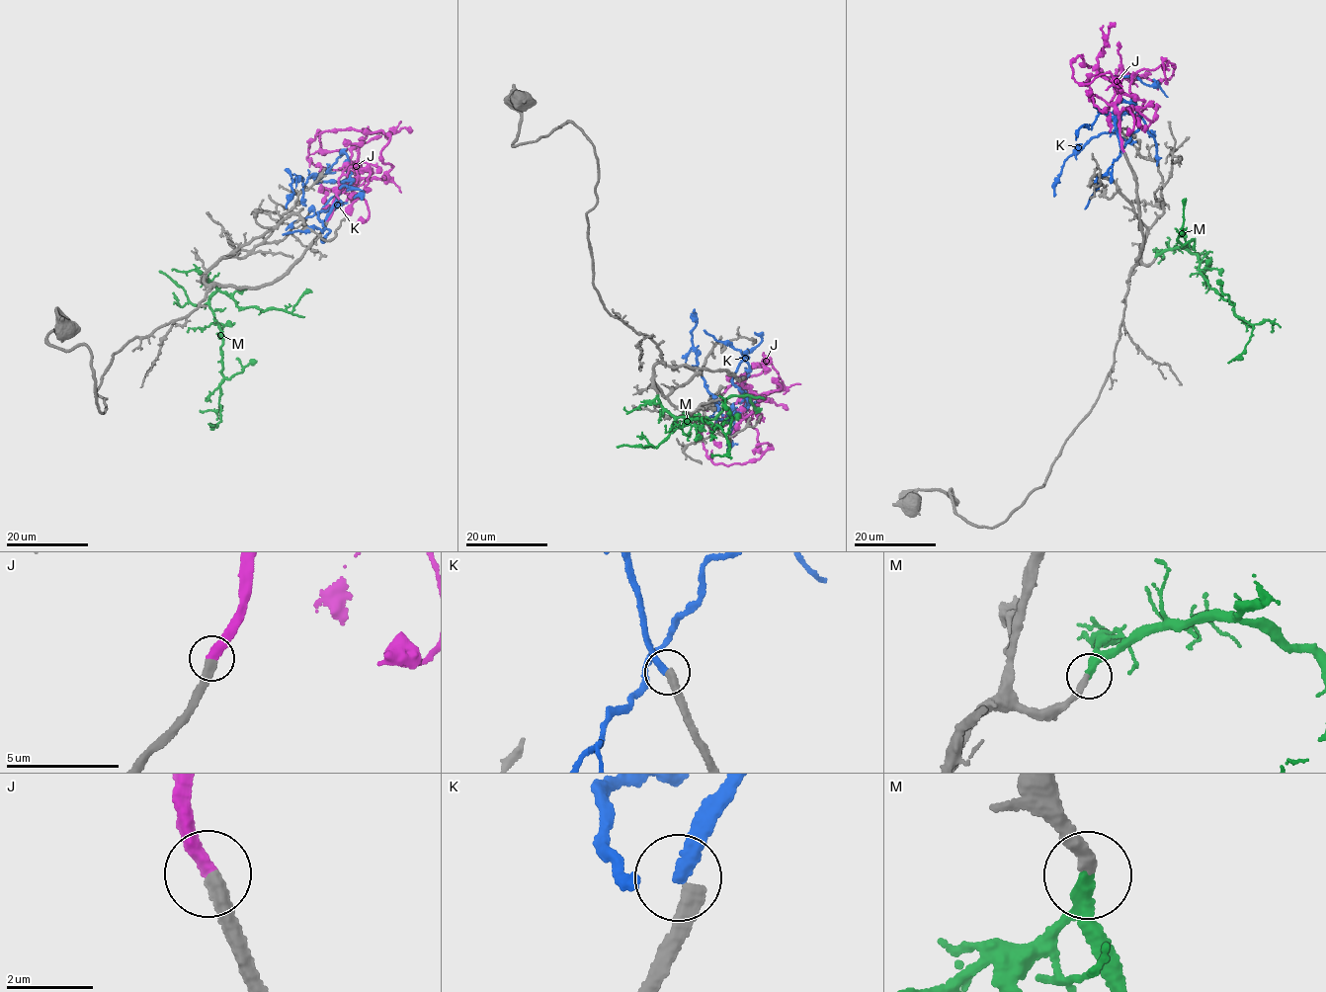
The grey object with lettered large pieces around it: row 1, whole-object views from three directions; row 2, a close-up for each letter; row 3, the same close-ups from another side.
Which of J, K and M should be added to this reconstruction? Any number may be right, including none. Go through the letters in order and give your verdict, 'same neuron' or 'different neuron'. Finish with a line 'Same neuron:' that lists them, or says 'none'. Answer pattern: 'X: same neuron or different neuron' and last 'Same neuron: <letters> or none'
J: same neuron
K: different neuron
M: same neuron
Same neuron: J, M

